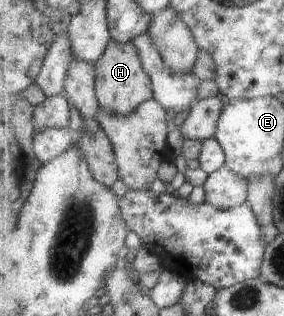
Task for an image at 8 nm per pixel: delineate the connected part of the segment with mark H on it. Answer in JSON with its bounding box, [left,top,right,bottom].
[97,41,155,115]

